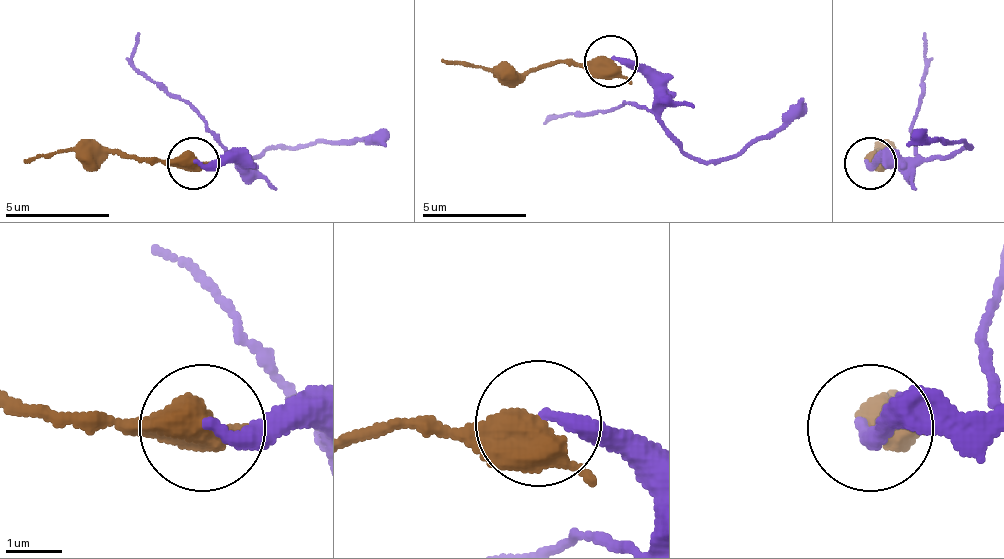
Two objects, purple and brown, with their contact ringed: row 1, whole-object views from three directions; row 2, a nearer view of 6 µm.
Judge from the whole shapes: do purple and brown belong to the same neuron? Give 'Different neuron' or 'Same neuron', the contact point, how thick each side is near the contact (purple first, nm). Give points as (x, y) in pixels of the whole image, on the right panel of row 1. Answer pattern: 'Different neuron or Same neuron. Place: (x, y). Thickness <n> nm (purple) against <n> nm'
Different neuron. Place: (870, 163). Thickness 240 nm (purple) against 550 nm

